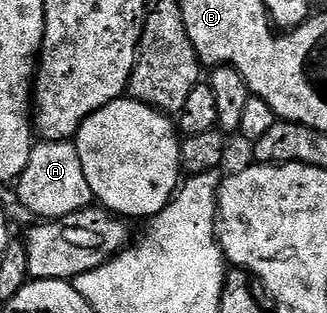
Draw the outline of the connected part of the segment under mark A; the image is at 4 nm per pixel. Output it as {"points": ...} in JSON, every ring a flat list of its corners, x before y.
{"points":[[70,141,65,143,39,142,31,150,30,156,28,157,28,165,22,170,22,174,18,176,16,186,18,186,19,201,32,214,38,215,34,217,42,221,64,221,72,213,82,211,85,207,91,206,95,202,92,185,88,185,88,177,84,177,84,165,80,165,78,148]]}

